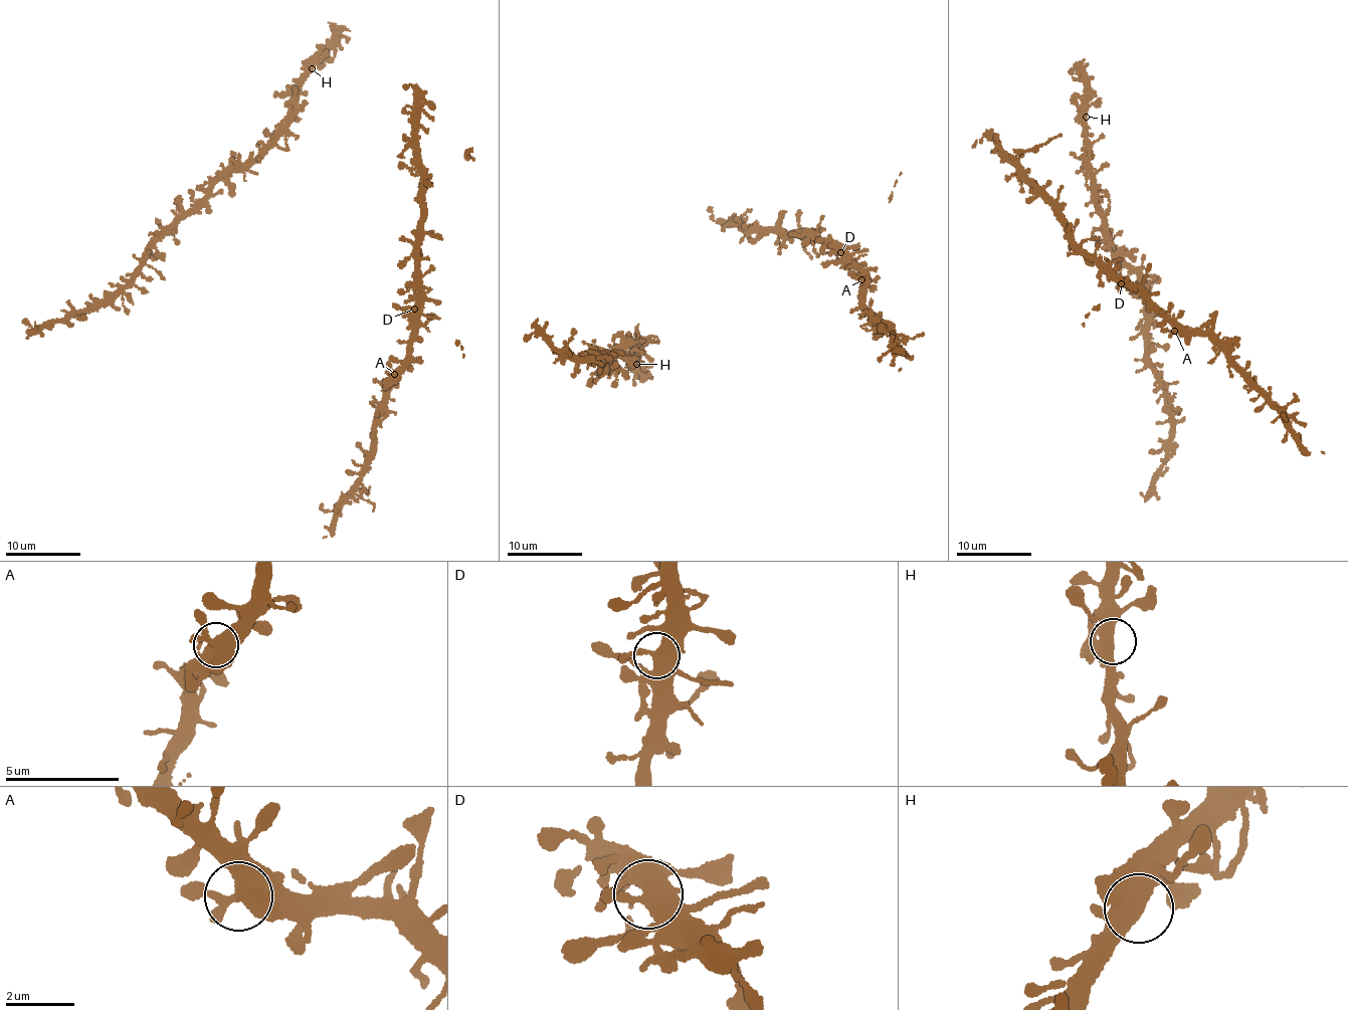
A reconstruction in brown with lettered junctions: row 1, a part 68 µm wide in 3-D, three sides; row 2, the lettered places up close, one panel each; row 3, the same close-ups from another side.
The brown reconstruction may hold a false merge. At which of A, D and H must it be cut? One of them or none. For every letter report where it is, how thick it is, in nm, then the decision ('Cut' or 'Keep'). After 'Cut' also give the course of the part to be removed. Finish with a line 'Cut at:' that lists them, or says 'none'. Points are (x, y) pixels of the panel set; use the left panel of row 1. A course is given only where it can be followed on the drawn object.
A: Place: (394, 374). Thickness 400 nm. Keep
D: Place: (414, 309). Thickness 440 nm. Keep
H: Place: (312, 68). Thickness 440 nm. Keep
Cut at: none

